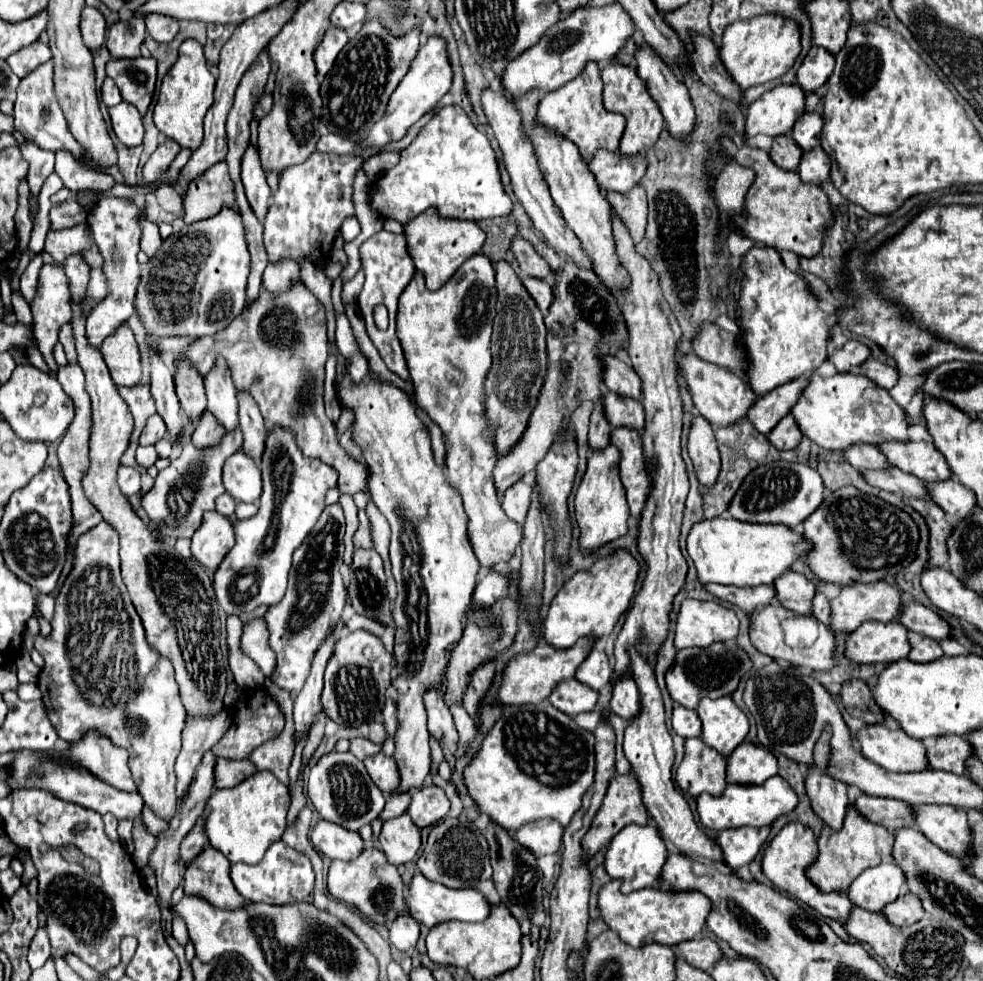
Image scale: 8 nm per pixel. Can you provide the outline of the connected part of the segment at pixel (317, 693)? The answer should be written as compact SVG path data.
M339 622L335 626L335 632L321 644L321 650L317 650L313 666L311 666L311 674L303 686L303 690L295 696L295 710L293 710L293 718L295 718L295 740L303 740L311 726L315 716L323 710L321 708L321 690L323 690L323 670L327 660L331 658L333 652L333 644L339 636L339 632L343 630L343 622Z

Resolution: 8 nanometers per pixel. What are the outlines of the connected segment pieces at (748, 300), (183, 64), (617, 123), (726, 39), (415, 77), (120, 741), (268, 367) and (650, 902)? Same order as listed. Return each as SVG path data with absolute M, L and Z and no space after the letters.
M753 246L741 260L741 294L739 294L739 338L741 346L745 348L745 376L749 380L749 386L757 396L763 396L765 392L771 392L773 388L791 382L799 378L801 374L809 374L817 370L821 362L827 360L827 342L831 328L837 324L837 318L833 314L827 314L819 310L817 298L807 290L805 280L799 274L793 274L785 268L785 264L779 258L779 252L775 248L761 248Z
M183 42L179 48L179 58L173 64L173 70L163 78L159 98L155 104L153 120L159 132L167 138L175 140L181 148L197 150L203 142L203 118L213 104L215 78L207 70L207 62L203 56L203 46L199 42Z
M587 62L585 70L575 80L565 84L561 90L555 90L553 94L547 94L541 98L535 124L545 126L555 134L561 134L563 138L571 140L579 148L579 154L583 160L593 158L593 154L599 148L615 152L619 148L619 140L625 130L625 118L621 118L621 114L603 110L601 92L603 92L601 70L597 62Z
M767 14L761 18L749 18L745 22L729 24L719 46L719 58L741 90L783 76L795 64L799 52L799 26L793 22L785 22L785 18L769 18Z
M429 38L427 44L423 44L419 48L417 58L413 60L413 66L409 68L409 72L405 74L405 78L401 80L397 90L391 94L383 120L379 120L373 126L369 136L365 140L361 140L359 146L361 148L383 148L389 142L403 140L405 134L409 132L409 128L421 116L431 112L435 108L435 104L449 92L451 78L453 78L453 70L449 66L449 56L445 54L445 42L441 42L439 38Z
M107 522L97 524L81 536L81 542L77 542L73 570L65 578L55 600L51 634L37 634L33 648L45 658L37 686L43 694L43 704L57 736L67 742L79 742L89 730L95 730L97 734L109 738L113 746L125 748L129 752L129 770L141 798L157 816L169 820L173 810L177 810L177 778L173 766L181 750L181 730L187 712L181 704L173 664L145 638L141 618L135 612L119 574L119 538Z
M301 284L301 286L293 286L293 290L289 290L289 294L281 294L277 298L273 298L273 294L265 294L265 290L259 292L257 302L251 302L249 306L243 308L243 312L235 318L233 324L229 324L229 328L225 328L223 332L217 332L213 336L203 336L195 342L191 342L185 350L183 356L189 360L189 364L205 378L211 368L215 366L217 358L223 356L231 378L235 382L235 388L239 392L247 392L259 406L263 420L265 420L265 428L271 432L277 426L293 430L295 432L295 442L299 446L299 450L309 456L309 458L319 458L325 464L333 466L339 474L337 486L343 494L355 494L365 488L365 478L367 478L367 470L365 464L355 462L349 454L345 454L345 450L339 446L337 442L337 430L333 426L333 422L327 418L325 414L325 404L323 404L323 382L325 382L325 362L327 362L327 320L325 320L325 308L323 304Z
M611 880L601 886L597 896L597 906L607 928L617 932L619 938L633 948L641 948L651 942L675 946L683 940L693 940L705 926L705 918L709 916L711 910L709 898L697 892L671 892L661 888L643 888L633 894L621 894L617 880Z

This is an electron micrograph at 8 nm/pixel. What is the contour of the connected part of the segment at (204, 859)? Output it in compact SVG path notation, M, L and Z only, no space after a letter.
M207 844L185 870L185 894L201 894L219 908L233 910L245 906L247 902L233 890L233 882L229 882L229 866L229 860Z

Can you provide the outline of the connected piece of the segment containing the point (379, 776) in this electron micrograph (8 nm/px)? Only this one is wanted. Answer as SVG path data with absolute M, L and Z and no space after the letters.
M383 752L369 756L363 760L369 776L373 778L373 782L381 788L383 794L389 794L391 790L397 788L397 780L399 780L399 772L397 772L397 764L393 758L385 756Z

